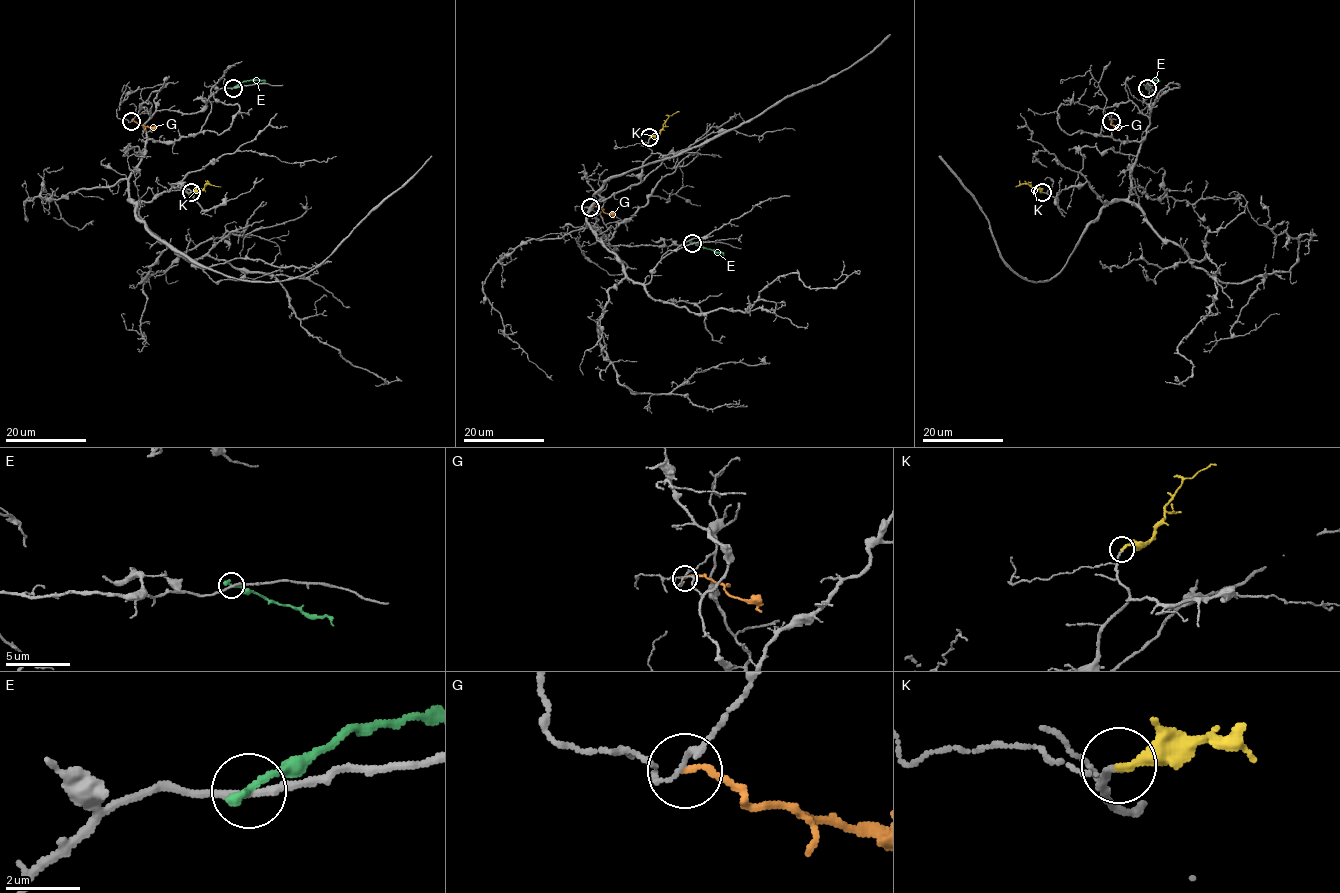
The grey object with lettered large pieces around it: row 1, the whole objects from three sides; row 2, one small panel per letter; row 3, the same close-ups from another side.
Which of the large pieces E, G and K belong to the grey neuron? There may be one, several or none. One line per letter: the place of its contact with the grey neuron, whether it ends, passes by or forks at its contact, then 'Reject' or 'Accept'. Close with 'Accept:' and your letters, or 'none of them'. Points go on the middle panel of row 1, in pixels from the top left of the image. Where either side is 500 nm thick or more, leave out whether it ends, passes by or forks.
E: Touches grey at (692, 243). It ends there. Reject
G: Touches grey at (590, 207). It ends there. Reject
K: Touches grey at (649, 137). It ends there. Accept
Accept: K

